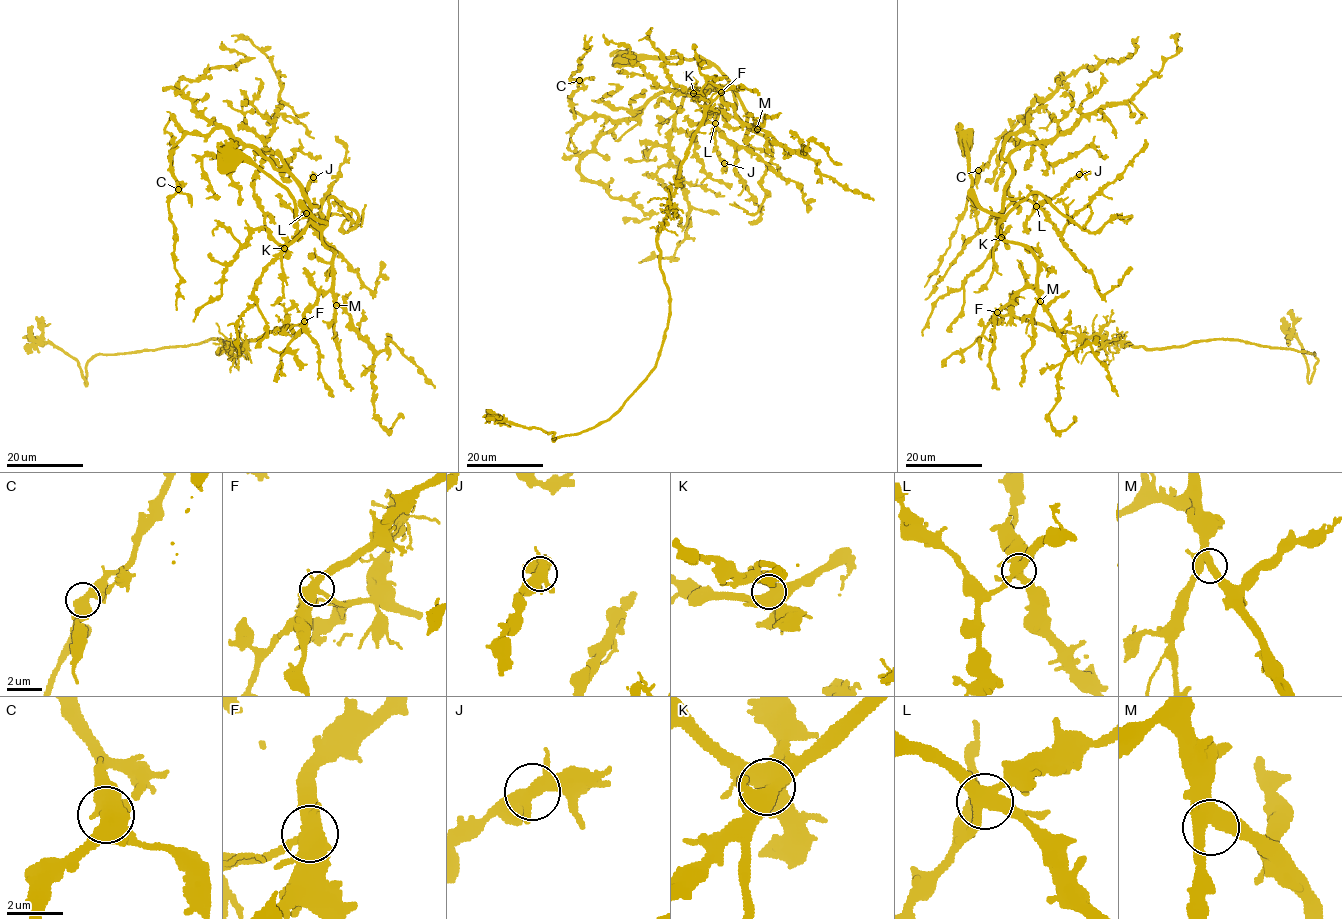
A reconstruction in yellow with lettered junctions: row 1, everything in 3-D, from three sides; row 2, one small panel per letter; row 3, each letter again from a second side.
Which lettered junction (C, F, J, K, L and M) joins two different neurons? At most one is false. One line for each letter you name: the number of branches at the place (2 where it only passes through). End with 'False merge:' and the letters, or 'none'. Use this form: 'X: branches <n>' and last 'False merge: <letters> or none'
F: branches 4
False merge: F

